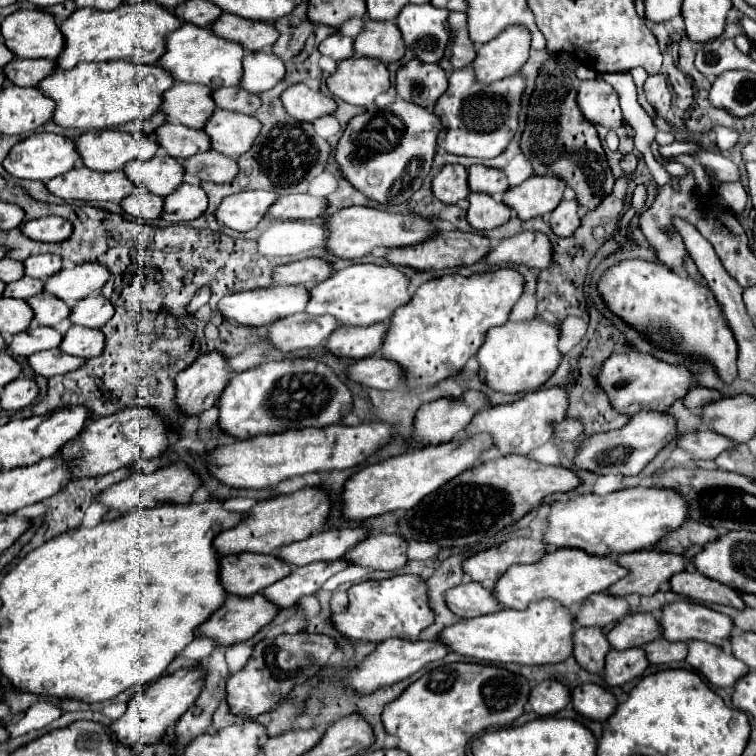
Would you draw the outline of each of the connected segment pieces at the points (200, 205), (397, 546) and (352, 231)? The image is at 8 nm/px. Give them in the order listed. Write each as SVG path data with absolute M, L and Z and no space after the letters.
M182 183L174 193L164 197L162 219L170 223L184 223L192 221L202 215L208 207L208 197L200 185Z
M370 533L356 547L352 547L344 559L350 559L352 565L380 569L380 571L396 571L406 565L406 547L408 541L402 541L398 535L386 533Z
M346 207L338 213L330 215L326 219L328 239L326 239L326 251L342 257L342 259L358 259L364 255L370 255L372 249L380 247L406 247L416 245L434 235L434 227L428 223L428 219L422 219L414 213L390 213L386 209L370 209L370 207Z

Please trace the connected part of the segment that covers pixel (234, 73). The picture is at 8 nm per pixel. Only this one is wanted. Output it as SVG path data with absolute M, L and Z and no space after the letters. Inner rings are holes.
M184 23L180 29L166 35L166 51L158 61L158 65L166 67L174 75L174 81L198 83L216 89L216 87L234 87L240 83L242 57L244 49L238 43L216 37L208 27L194 27L190 23Z

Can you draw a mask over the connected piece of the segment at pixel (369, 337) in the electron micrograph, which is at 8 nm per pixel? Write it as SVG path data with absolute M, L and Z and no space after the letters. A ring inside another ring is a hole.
M384 323L370 327L338 327L326 339L324 349L334 357L364 359L378 353L388 327Z

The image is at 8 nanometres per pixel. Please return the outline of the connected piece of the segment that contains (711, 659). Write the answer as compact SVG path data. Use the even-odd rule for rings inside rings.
M688 641L686 661L704 675L714 687L734 687L734 683L748 671L748 667L734 659L730 651L714 647L704 641Z

